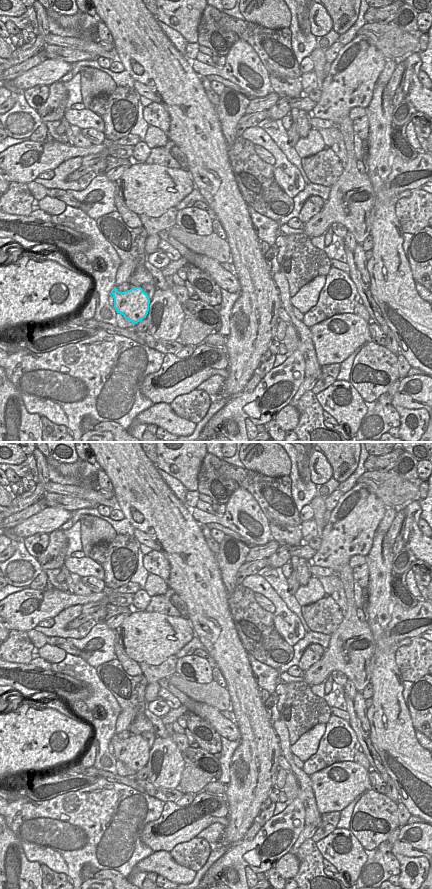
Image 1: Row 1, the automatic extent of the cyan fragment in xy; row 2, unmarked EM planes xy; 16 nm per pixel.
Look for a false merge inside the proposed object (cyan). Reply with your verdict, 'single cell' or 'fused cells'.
single cell

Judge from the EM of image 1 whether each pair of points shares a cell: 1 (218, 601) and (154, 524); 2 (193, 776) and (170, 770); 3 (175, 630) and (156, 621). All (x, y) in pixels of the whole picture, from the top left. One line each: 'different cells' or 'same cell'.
1: same cell
2: different cells
3: same cell

